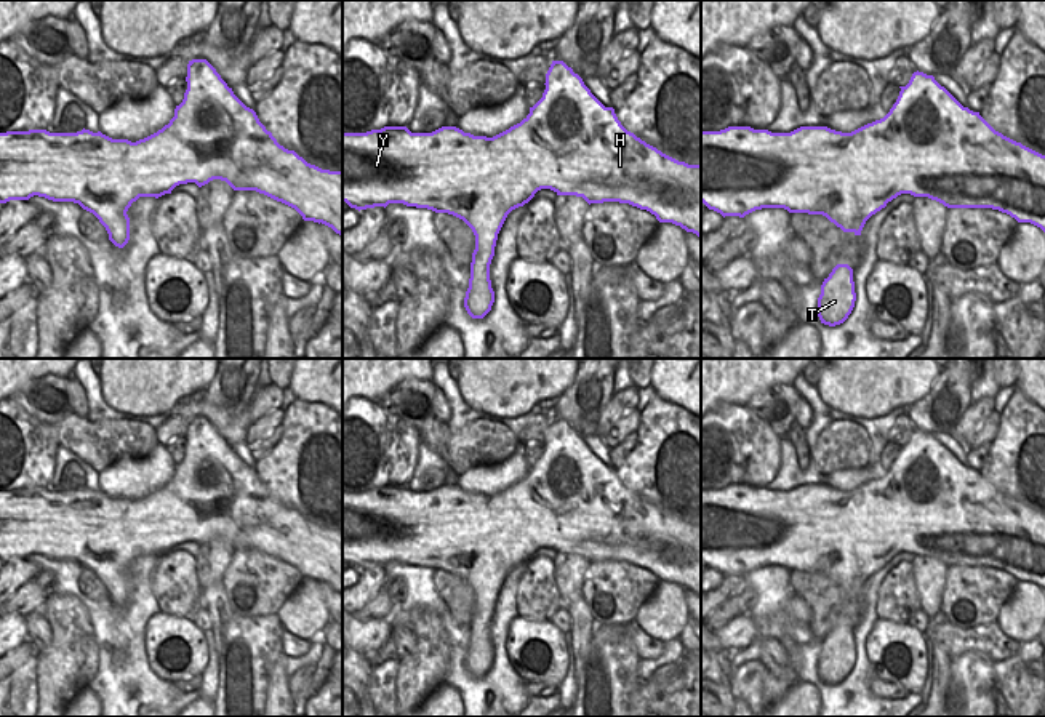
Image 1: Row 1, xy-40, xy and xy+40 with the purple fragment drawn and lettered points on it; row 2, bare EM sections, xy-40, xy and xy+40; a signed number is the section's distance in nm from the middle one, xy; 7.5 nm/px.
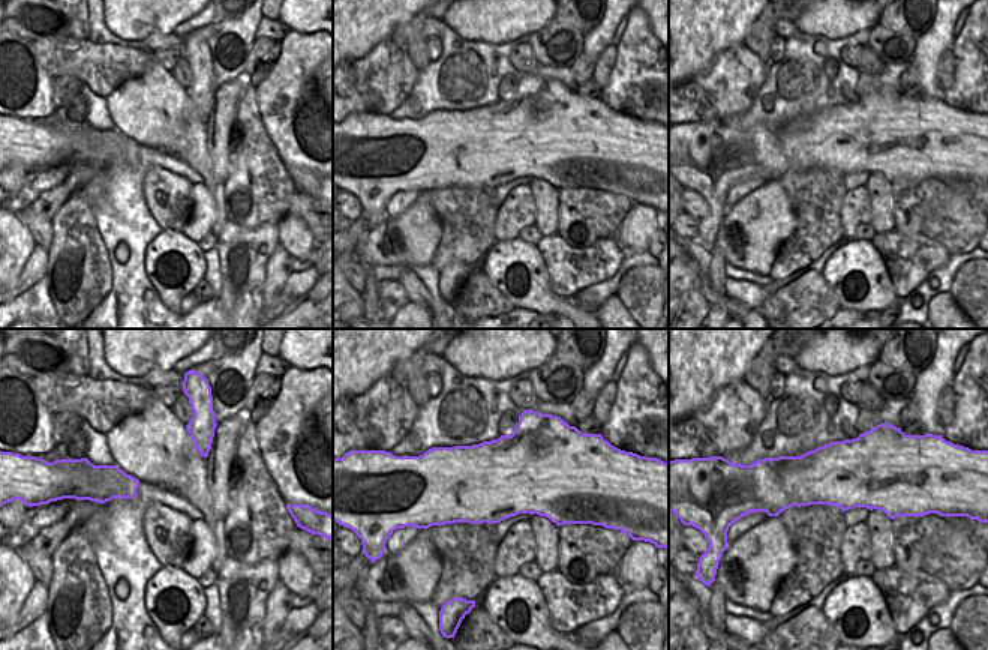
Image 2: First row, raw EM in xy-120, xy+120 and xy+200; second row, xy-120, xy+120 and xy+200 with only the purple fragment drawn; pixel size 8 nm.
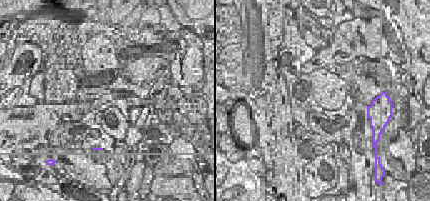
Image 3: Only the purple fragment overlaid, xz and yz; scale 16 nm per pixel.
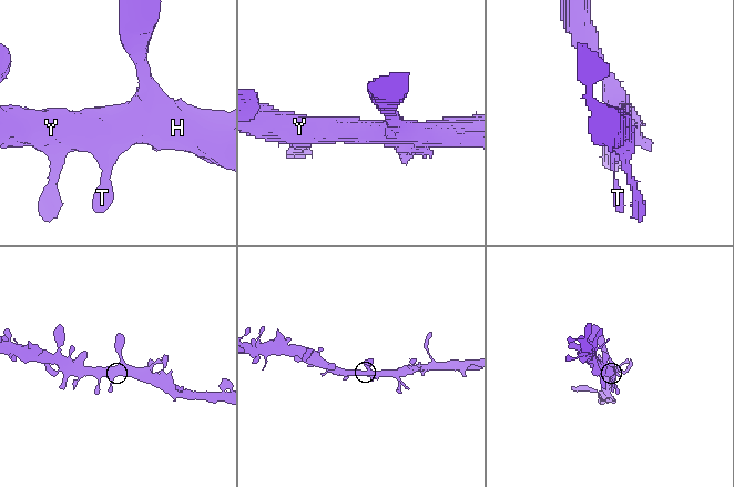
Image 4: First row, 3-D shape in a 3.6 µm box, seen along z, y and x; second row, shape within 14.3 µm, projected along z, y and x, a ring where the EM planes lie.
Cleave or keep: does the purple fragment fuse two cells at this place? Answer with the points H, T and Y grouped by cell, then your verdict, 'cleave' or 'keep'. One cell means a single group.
H T Y | keep

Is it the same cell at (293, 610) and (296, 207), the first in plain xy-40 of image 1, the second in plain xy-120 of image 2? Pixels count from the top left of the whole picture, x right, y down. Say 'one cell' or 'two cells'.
two cells

